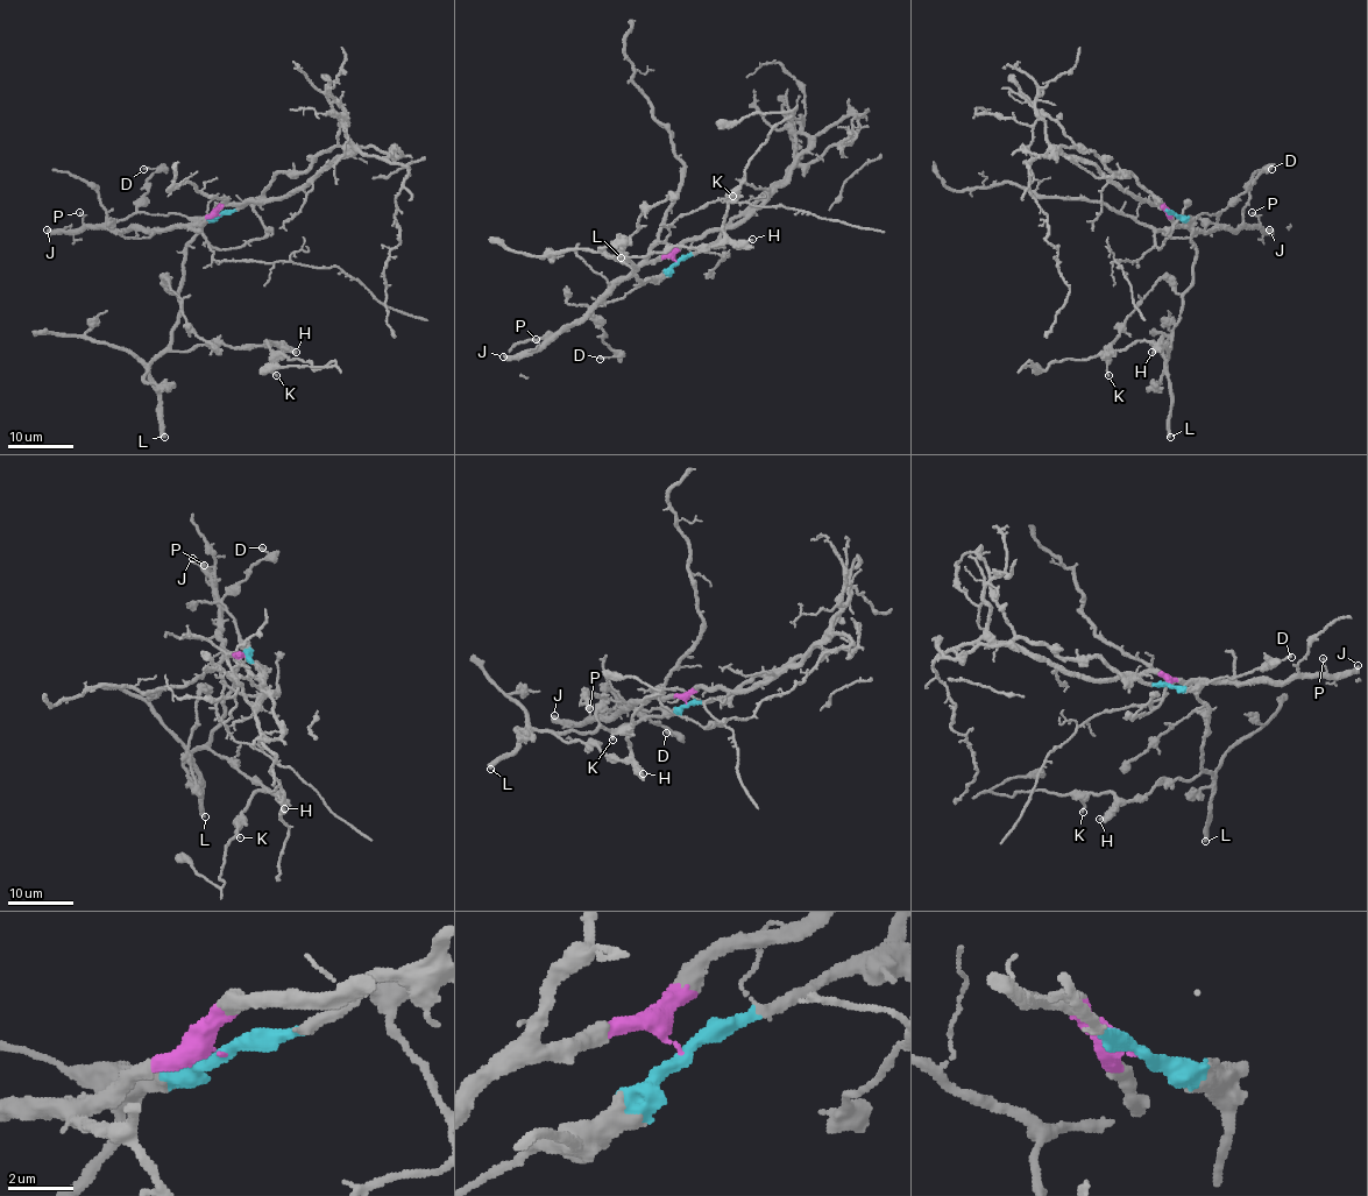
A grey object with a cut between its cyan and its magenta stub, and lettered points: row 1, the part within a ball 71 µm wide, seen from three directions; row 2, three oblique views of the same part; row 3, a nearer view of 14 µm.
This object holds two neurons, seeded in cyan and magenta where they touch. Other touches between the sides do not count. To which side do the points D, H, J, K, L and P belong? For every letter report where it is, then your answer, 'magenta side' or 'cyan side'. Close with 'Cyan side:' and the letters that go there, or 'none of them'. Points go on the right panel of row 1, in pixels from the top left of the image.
D: (1271, 169) | cyan side
H: (1152, 352) | cyan side
J: (1269, 230) | magenta side
K: (1108, 375) | cyan side
L: (1170, 437) | cyan side
P: (1252, 212) | magenta side
Cyan side: D, H, K, L

